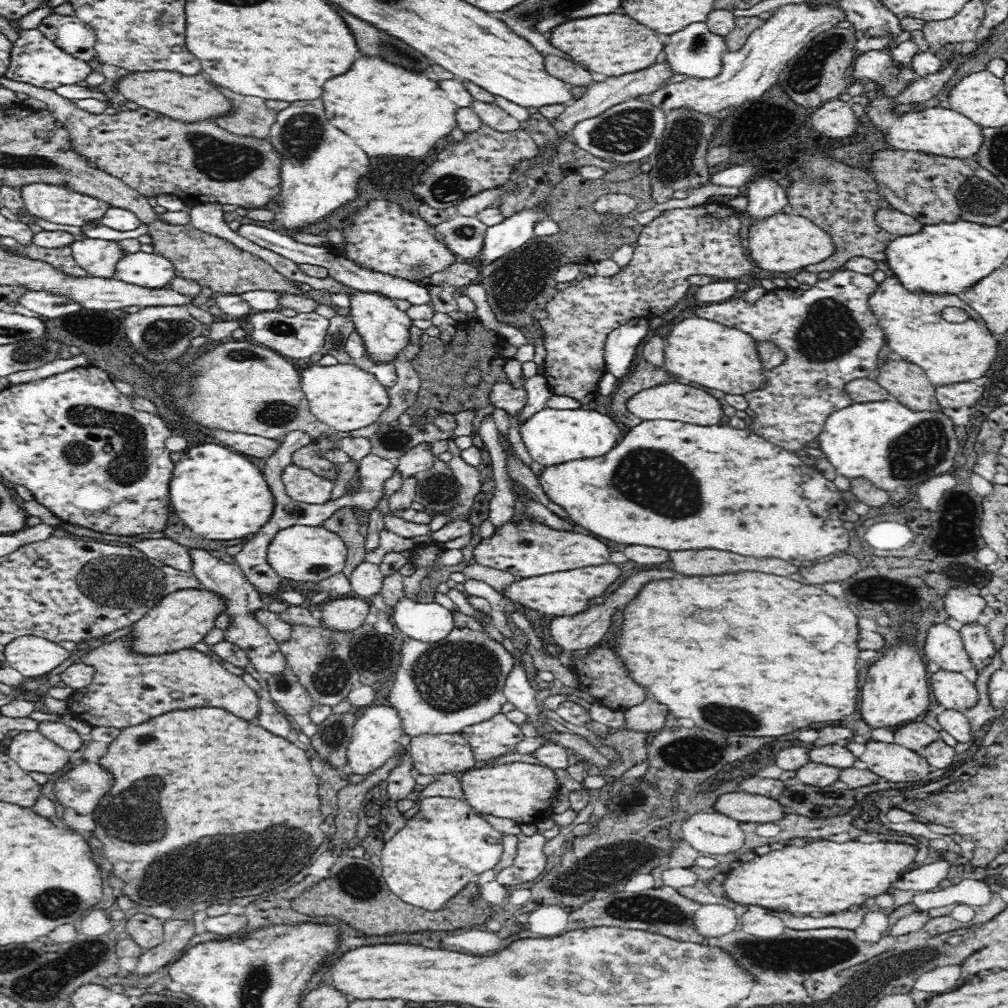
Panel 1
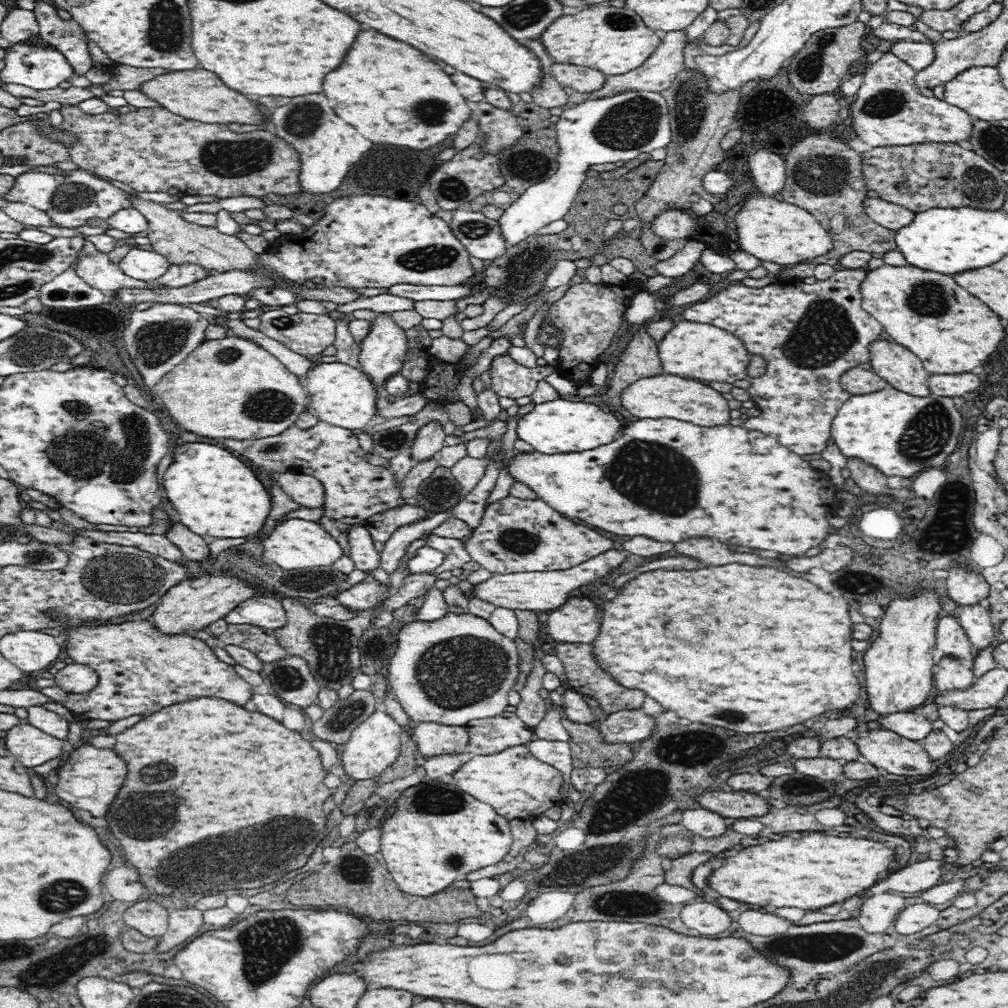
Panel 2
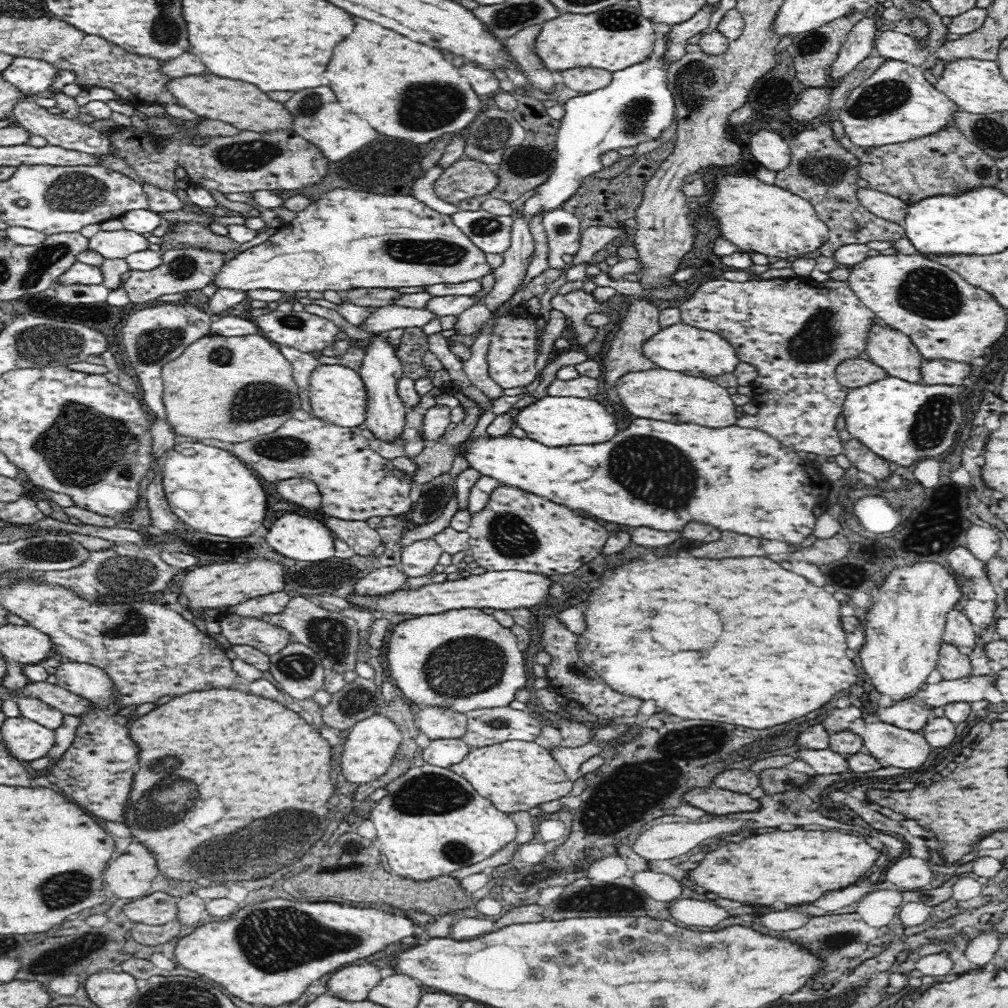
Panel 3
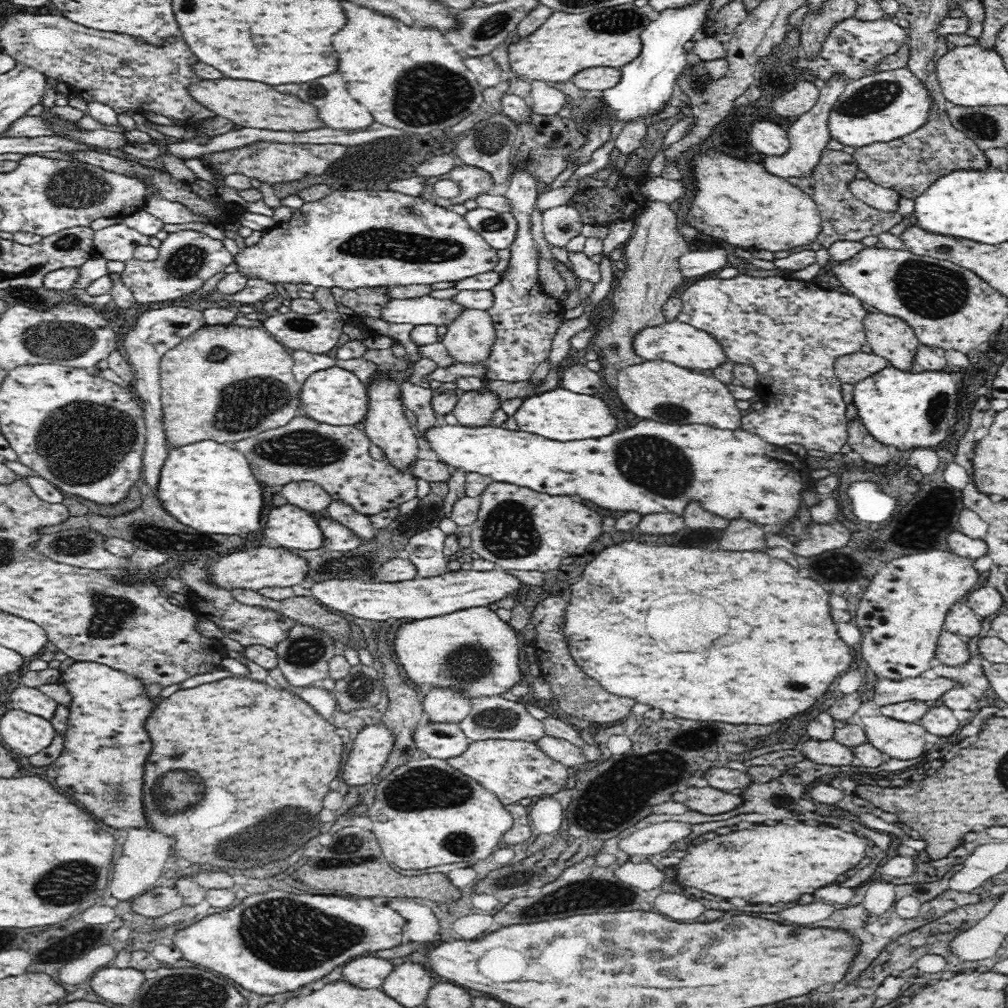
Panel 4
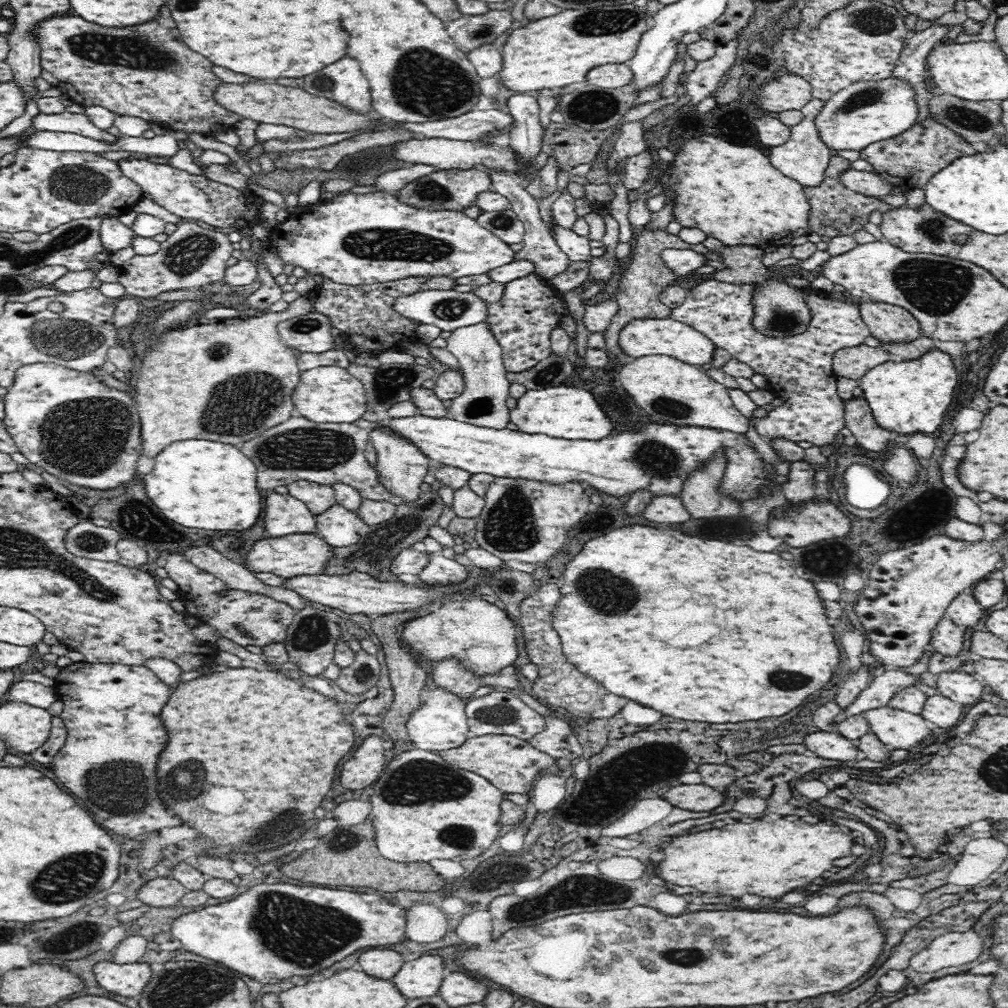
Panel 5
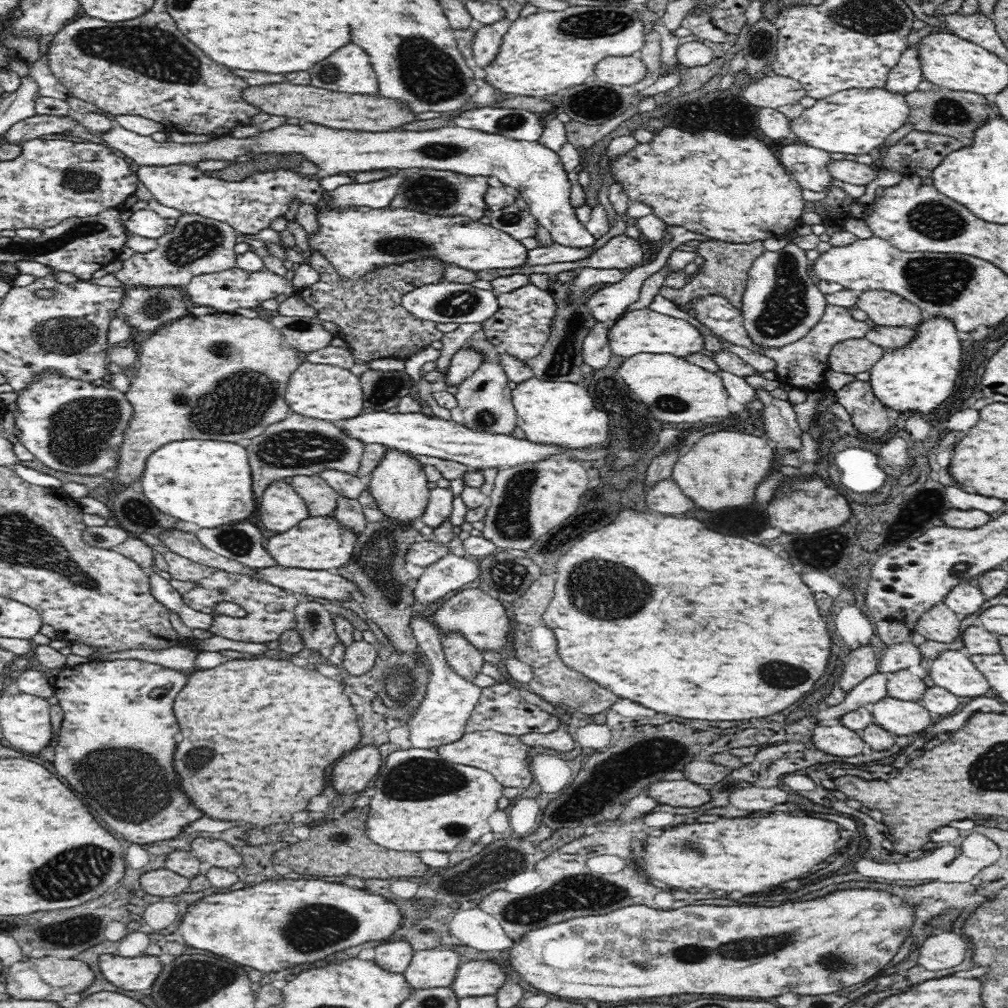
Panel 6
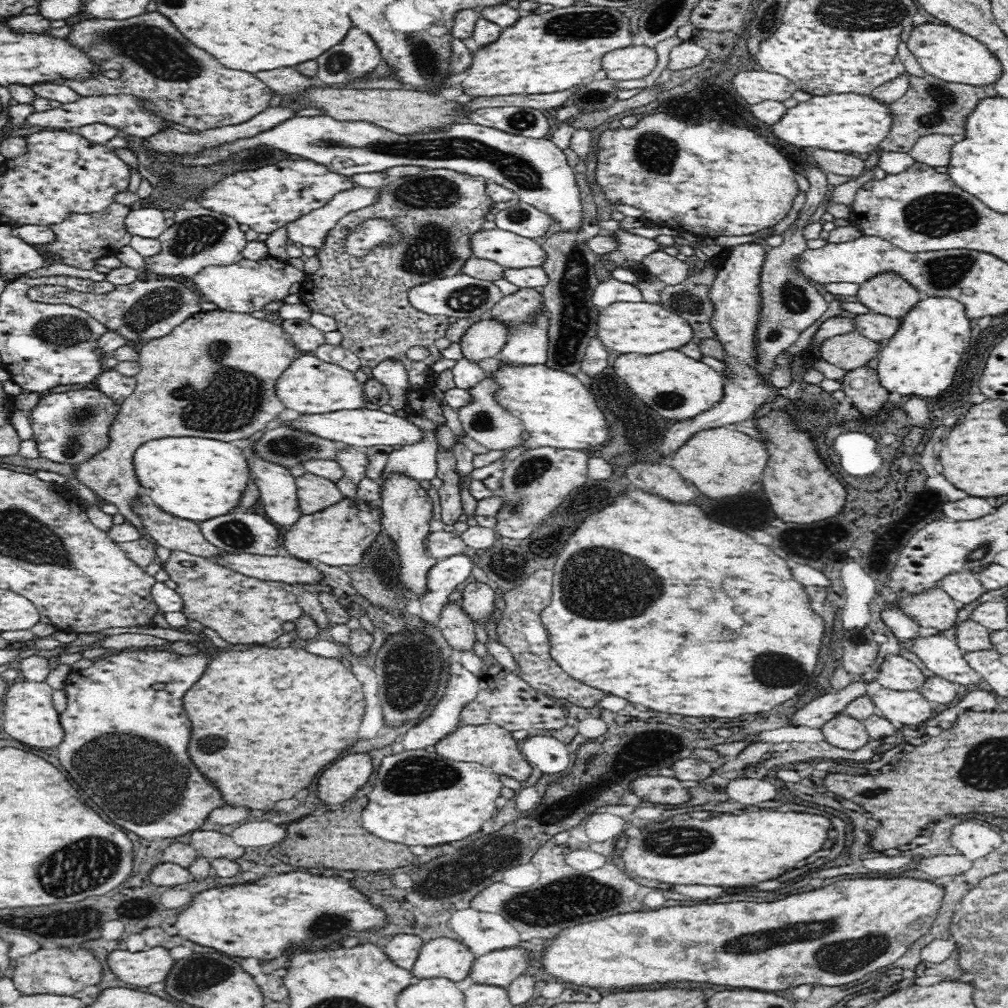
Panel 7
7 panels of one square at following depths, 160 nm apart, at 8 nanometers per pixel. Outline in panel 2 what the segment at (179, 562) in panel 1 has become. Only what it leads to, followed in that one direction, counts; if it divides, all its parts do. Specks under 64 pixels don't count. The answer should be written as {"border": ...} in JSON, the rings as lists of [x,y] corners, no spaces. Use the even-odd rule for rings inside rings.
{"border":[[[78,529],[76,533],[74,536],[82,535],[108,544],[136,547],[177,563],[183,558],[182,551],[178,546],[168,539],[168,537],[160,534],[144,534],[141,530],[136,533],[130,533],[129,531],[106,532],[87,529]]]}

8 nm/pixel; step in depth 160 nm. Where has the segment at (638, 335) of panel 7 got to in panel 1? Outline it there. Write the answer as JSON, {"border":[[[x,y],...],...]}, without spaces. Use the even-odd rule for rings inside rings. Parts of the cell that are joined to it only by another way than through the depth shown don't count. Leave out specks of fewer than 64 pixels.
{"border":[[[686,318],[675,324],[672,332],[666,336],[664,365],[667,372],[696,382],[704,388],[744,395],[763,387],[768,372],[762,367],[757,345],[754,338],[741,330],[704,318]]]}

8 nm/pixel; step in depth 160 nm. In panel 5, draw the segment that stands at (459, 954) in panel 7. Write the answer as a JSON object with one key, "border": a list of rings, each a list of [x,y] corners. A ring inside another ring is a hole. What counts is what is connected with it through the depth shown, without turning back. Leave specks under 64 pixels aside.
{"border":[[[422,955],[416,960],[405,962],[393,976],[398,991],[410,998],[430,997],[439,994],[444,960],[440,956]]]}

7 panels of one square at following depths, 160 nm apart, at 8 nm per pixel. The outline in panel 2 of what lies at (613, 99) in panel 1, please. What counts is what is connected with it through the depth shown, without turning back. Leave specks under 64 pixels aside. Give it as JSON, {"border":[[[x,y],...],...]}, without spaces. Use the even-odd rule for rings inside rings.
{"border":[[[686,31],[668,32],[666,36],[661,39],[661,44],[656,48],[656,51],[646,59],[646,62],[642,66],[631,70],[629,73],[609,75],[605,80],[604,86],[590,93],[589,98],[608,98],[608,96],[614,96],[614,94],[628,92],[628,90],[633,90],[634,92],[644,92],[644,90],[647,90],[648,92],[661,93],[662,90],[671,86],[675,75],[684,68],[684,55],[682,51],[687,44]]]}

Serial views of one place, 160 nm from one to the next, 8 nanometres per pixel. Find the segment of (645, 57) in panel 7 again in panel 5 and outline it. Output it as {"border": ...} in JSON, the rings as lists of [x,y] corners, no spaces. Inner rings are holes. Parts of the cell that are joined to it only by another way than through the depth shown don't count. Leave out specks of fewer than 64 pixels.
{"border":[[[606,63],[589,70],[587,84],[593,84],[600,90],[608,88],[627,88],[633,80],[633,69],[627,63]]]}

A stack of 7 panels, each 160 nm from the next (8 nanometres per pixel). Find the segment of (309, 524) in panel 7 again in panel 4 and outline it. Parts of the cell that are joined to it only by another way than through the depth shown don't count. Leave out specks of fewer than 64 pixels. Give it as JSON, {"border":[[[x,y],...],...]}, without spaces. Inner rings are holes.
{"border":[[[260,545],[220,557],[215,563],[208,564],[206,571],[226,591],[232,592],[232,588],[249,588],[260,592],[267,587],[293,587],[301,584],[309,574],[309,566],[306,558],[300,557],[300,553],[292,552],[289,547]]]}

